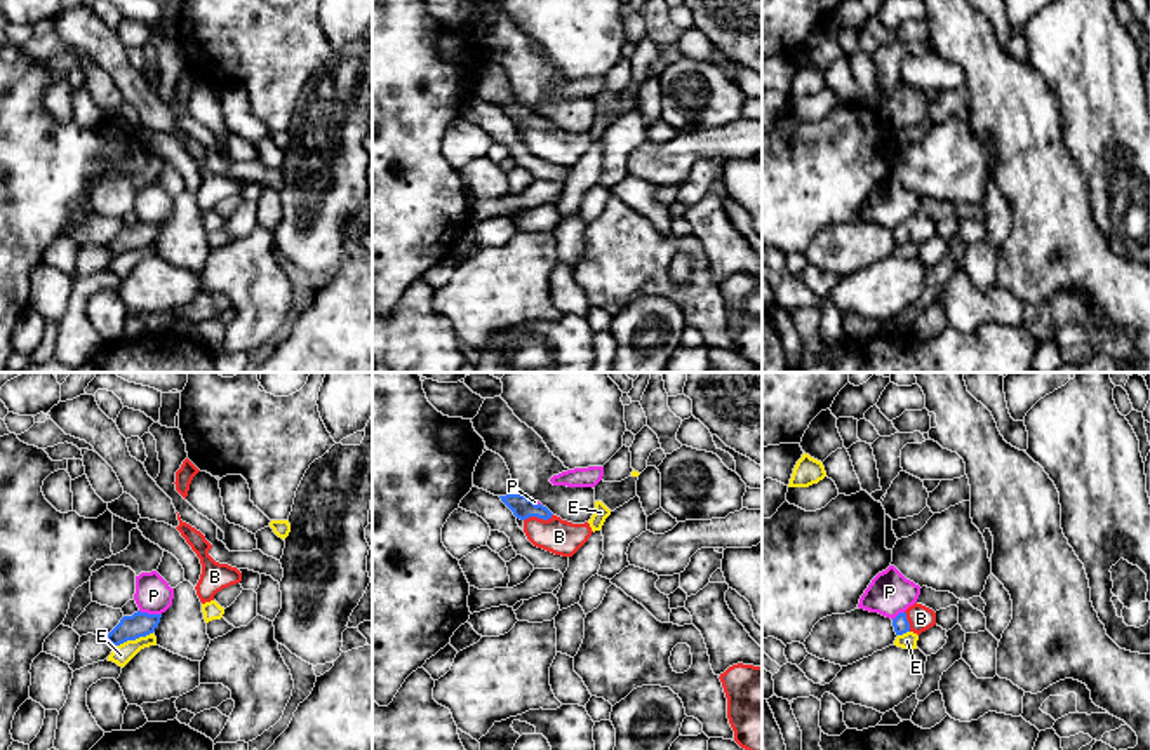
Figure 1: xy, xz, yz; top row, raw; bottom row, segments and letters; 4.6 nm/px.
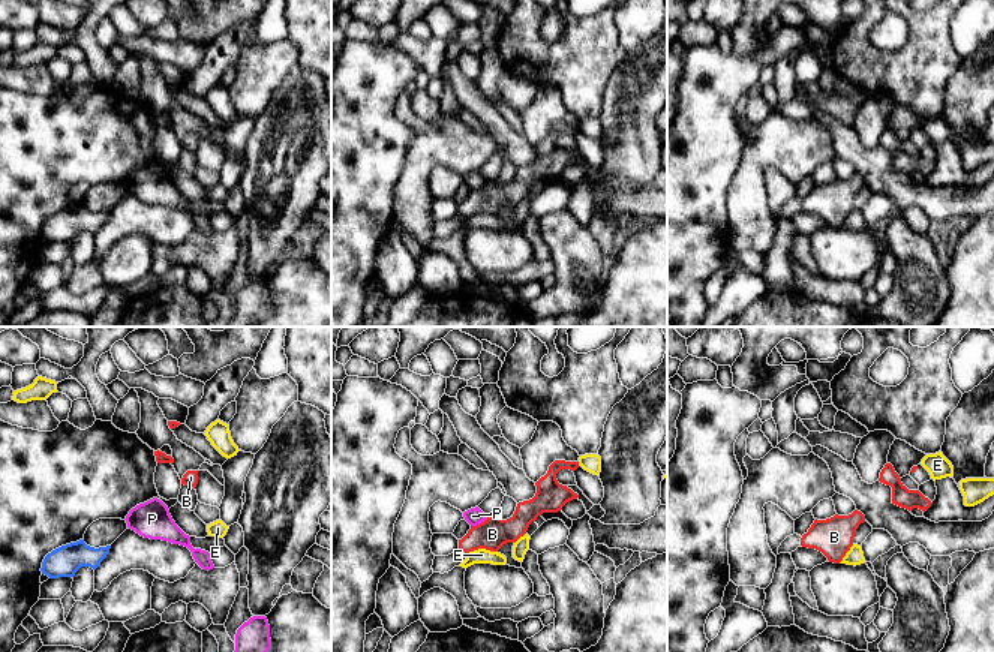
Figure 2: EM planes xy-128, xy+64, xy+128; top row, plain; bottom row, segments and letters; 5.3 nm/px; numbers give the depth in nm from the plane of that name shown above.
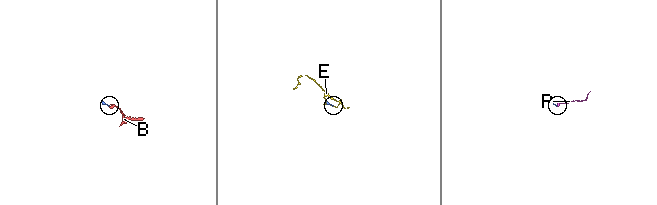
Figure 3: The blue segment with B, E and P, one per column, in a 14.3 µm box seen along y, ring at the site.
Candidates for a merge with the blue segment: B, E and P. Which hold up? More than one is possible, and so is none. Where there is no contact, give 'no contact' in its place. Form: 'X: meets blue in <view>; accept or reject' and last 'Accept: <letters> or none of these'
B: meets blue in xz; accept
E: meets blue in xy; reject
P: meets blue in xy; reject
Accept: B

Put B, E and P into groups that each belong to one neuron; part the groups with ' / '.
B / E / P

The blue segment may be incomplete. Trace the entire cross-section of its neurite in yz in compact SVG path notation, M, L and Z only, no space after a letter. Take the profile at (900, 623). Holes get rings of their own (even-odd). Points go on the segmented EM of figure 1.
M917 602L893 619L896 635L903 635L906 632L920 635L922 632L929 630L934 625L936 613Z

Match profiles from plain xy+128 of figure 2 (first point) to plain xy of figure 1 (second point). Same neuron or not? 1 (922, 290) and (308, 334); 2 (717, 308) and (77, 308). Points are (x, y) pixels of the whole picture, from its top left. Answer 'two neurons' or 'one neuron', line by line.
1: two neurons
2: two neurons

